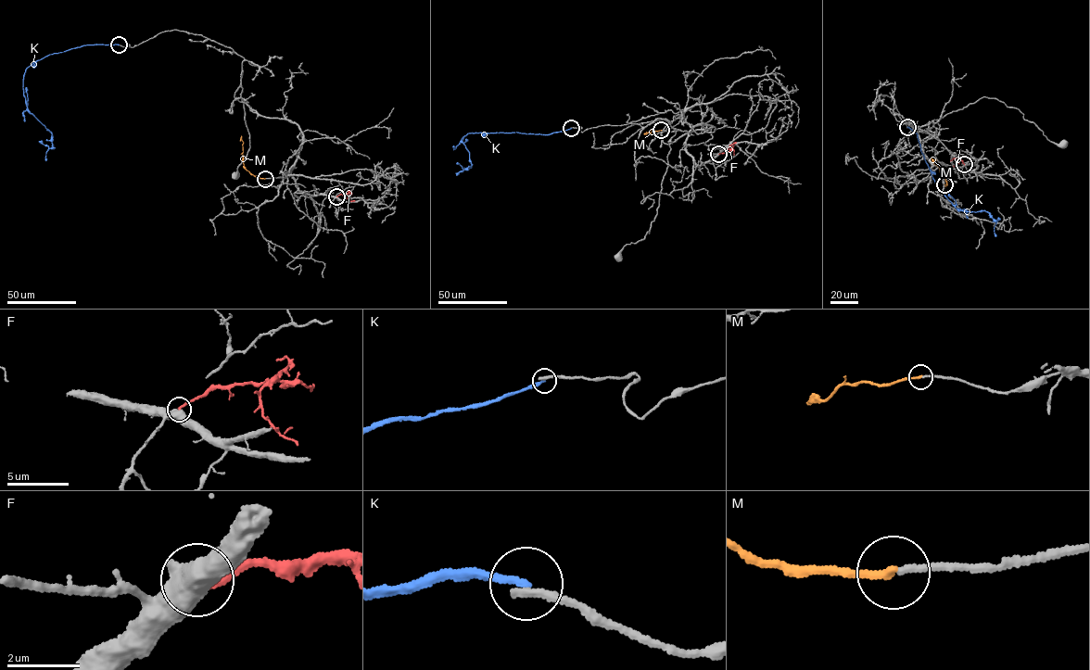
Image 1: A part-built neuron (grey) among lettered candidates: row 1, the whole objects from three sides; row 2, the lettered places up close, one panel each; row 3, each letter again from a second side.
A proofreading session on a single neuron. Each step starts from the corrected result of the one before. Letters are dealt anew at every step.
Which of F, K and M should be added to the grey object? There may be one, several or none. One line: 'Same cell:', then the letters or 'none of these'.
Same cell: M

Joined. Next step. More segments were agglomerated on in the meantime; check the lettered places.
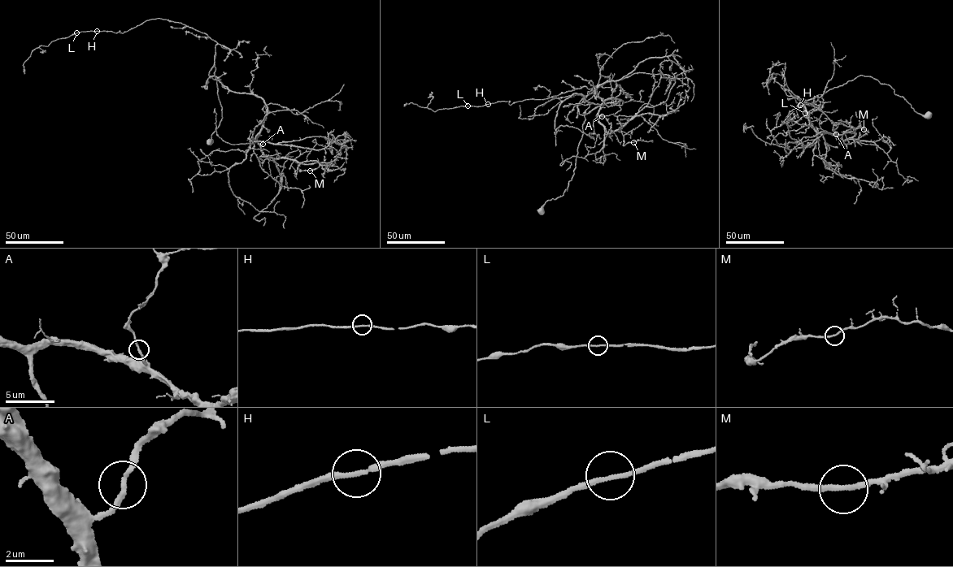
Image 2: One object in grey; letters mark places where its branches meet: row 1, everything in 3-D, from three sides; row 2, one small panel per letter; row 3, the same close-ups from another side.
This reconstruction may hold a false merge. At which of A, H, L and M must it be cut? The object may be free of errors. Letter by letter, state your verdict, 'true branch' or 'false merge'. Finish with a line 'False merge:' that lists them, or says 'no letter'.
A: true branch
H: true branch
L: true branch
M: true branch
False merge: no letter

